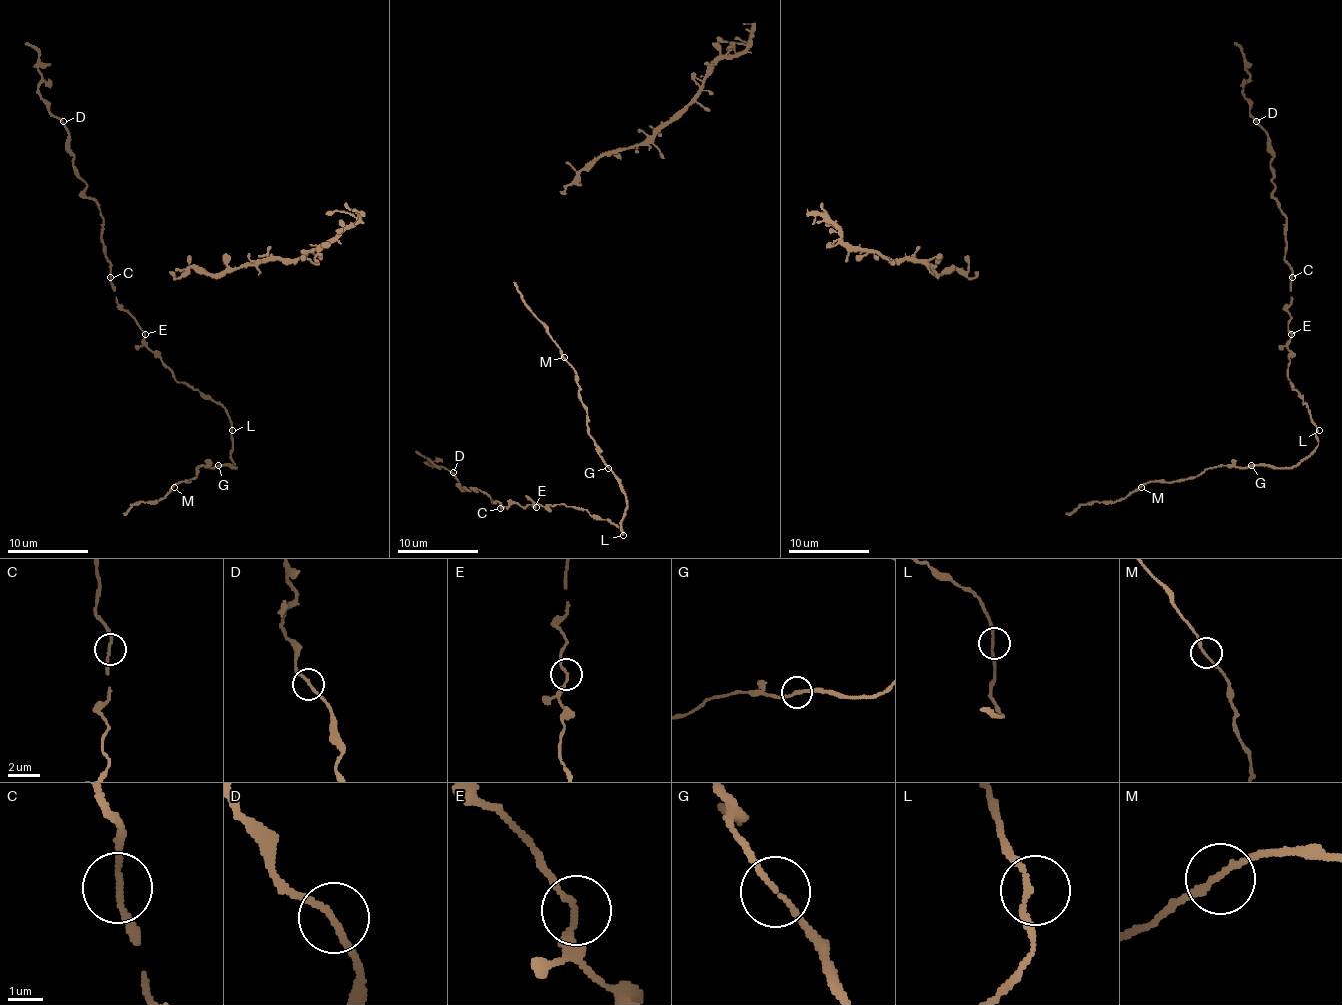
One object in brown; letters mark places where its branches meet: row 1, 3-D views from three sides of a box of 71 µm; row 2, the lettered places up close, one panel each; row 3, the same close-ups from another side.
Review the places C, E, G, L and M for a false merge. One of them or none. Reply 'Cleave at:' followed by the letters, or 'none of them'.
Cleave at: none of them

